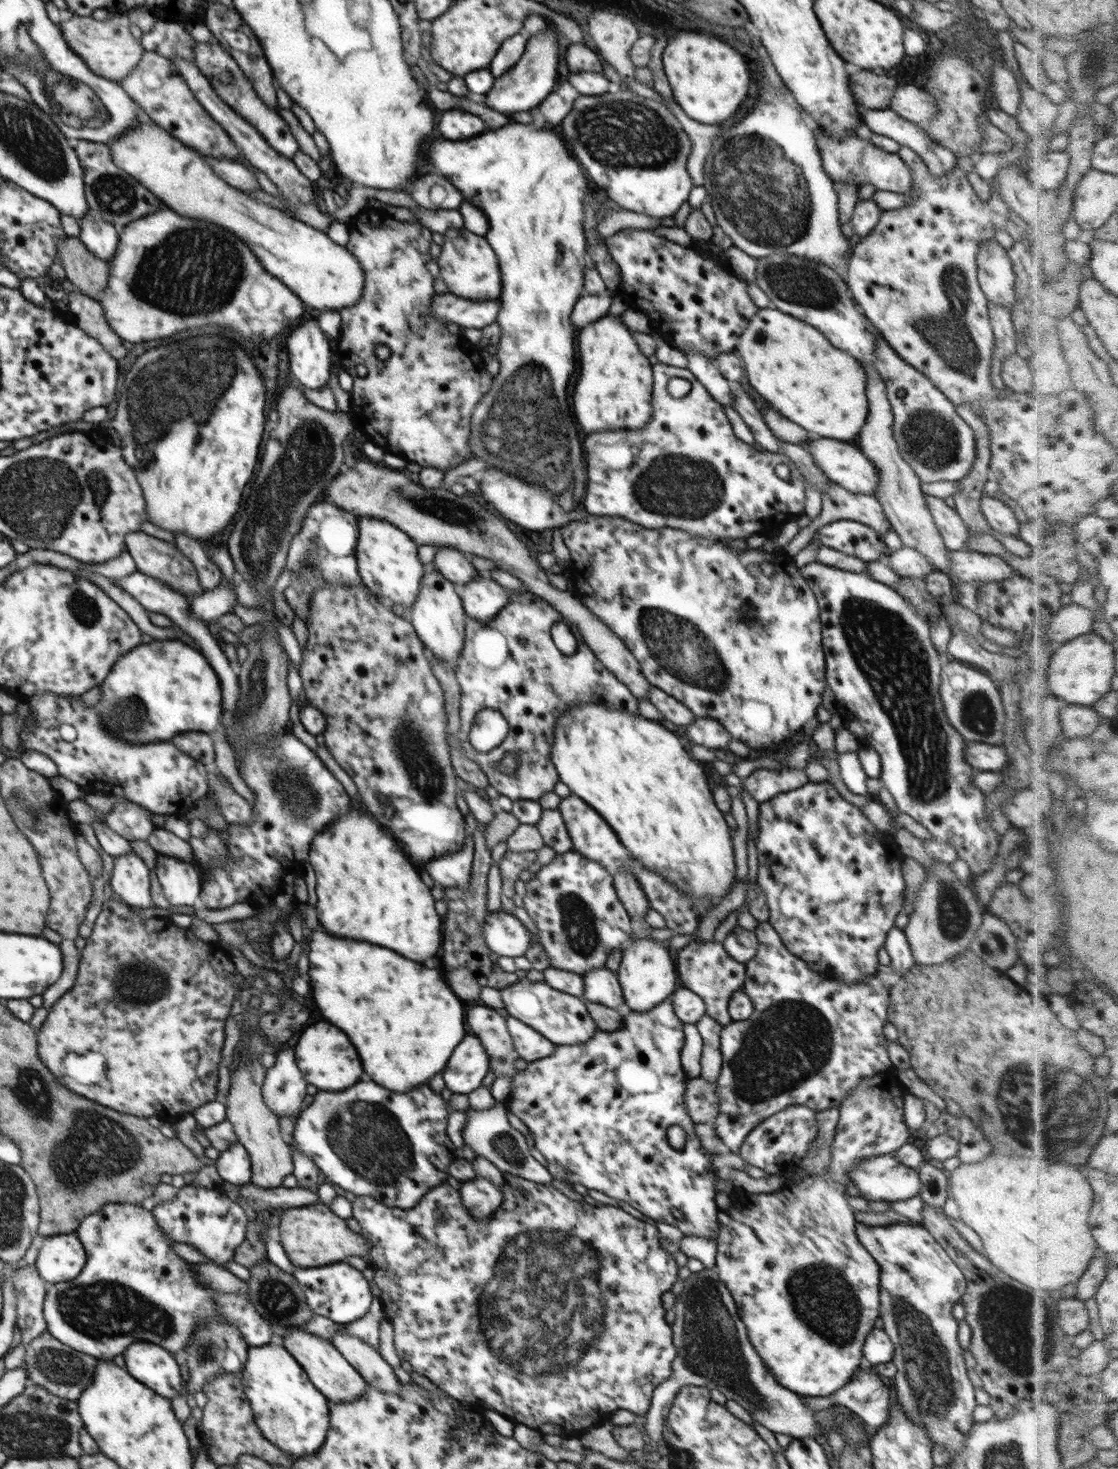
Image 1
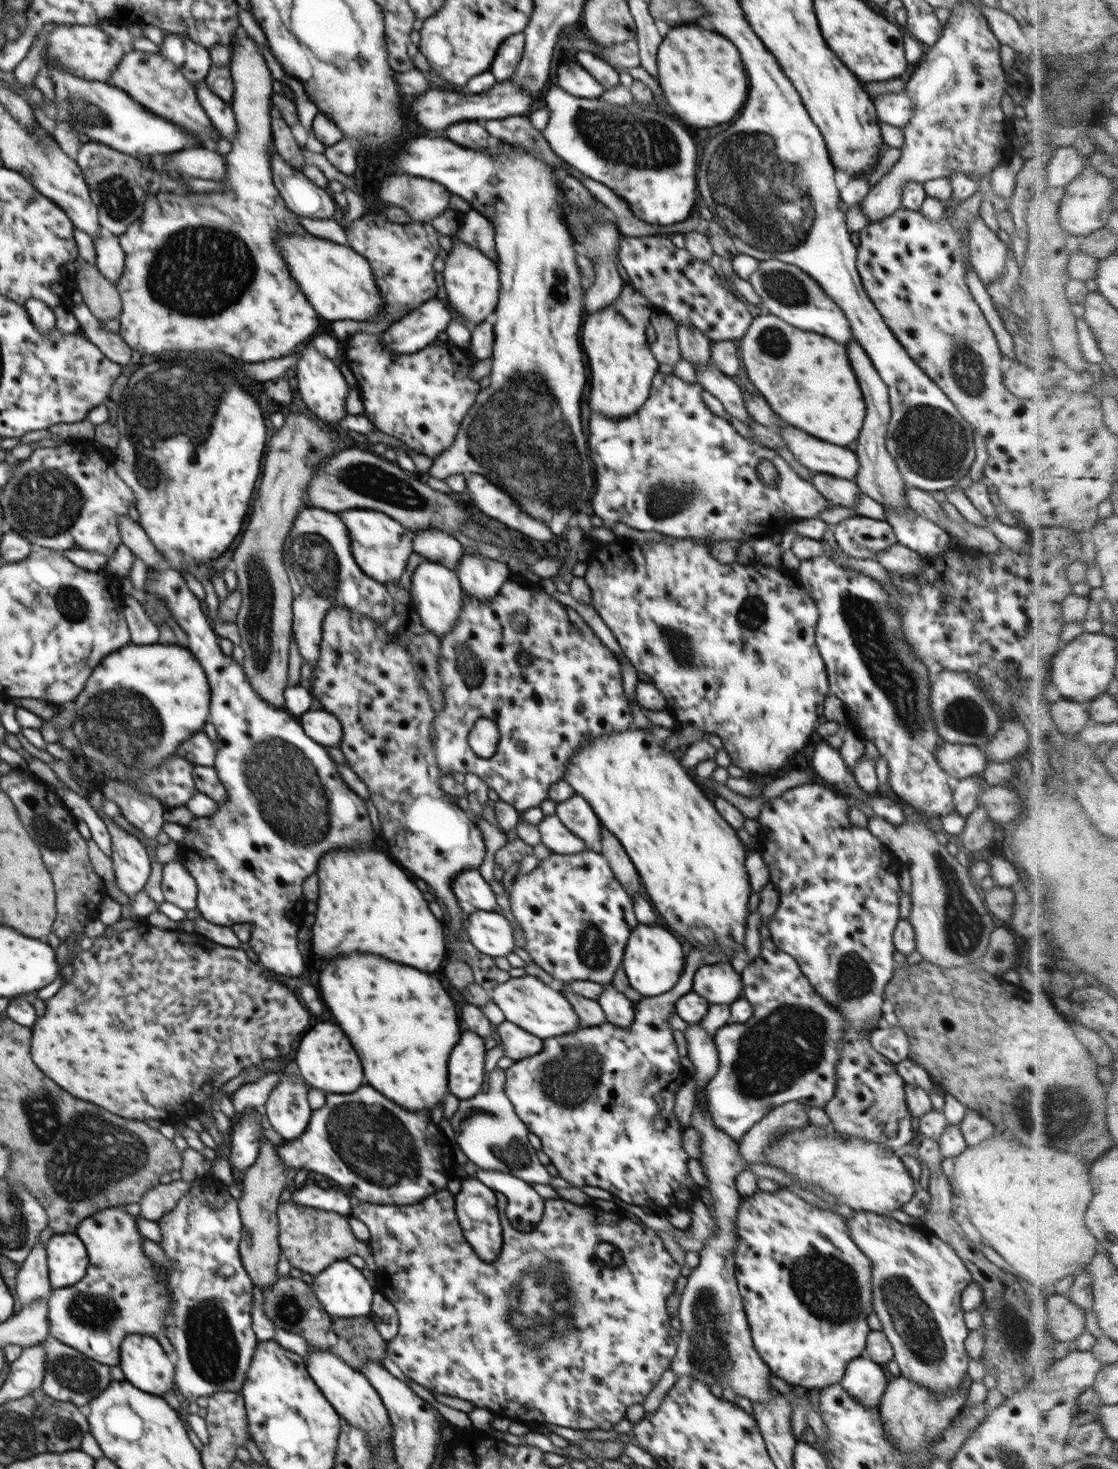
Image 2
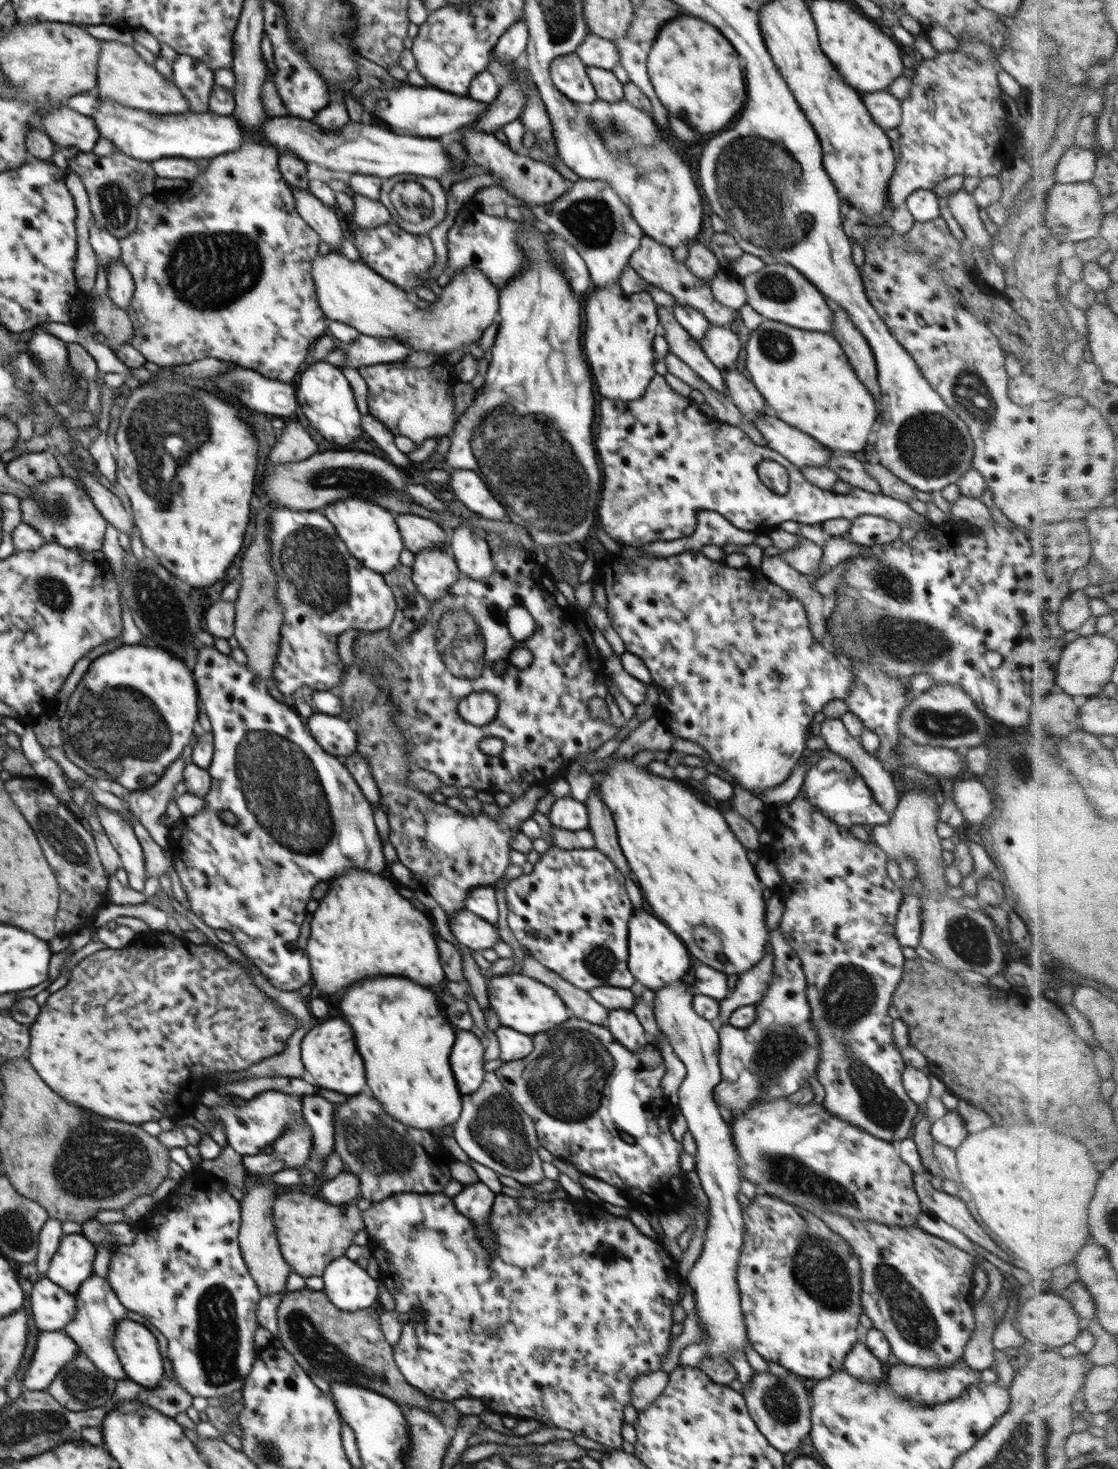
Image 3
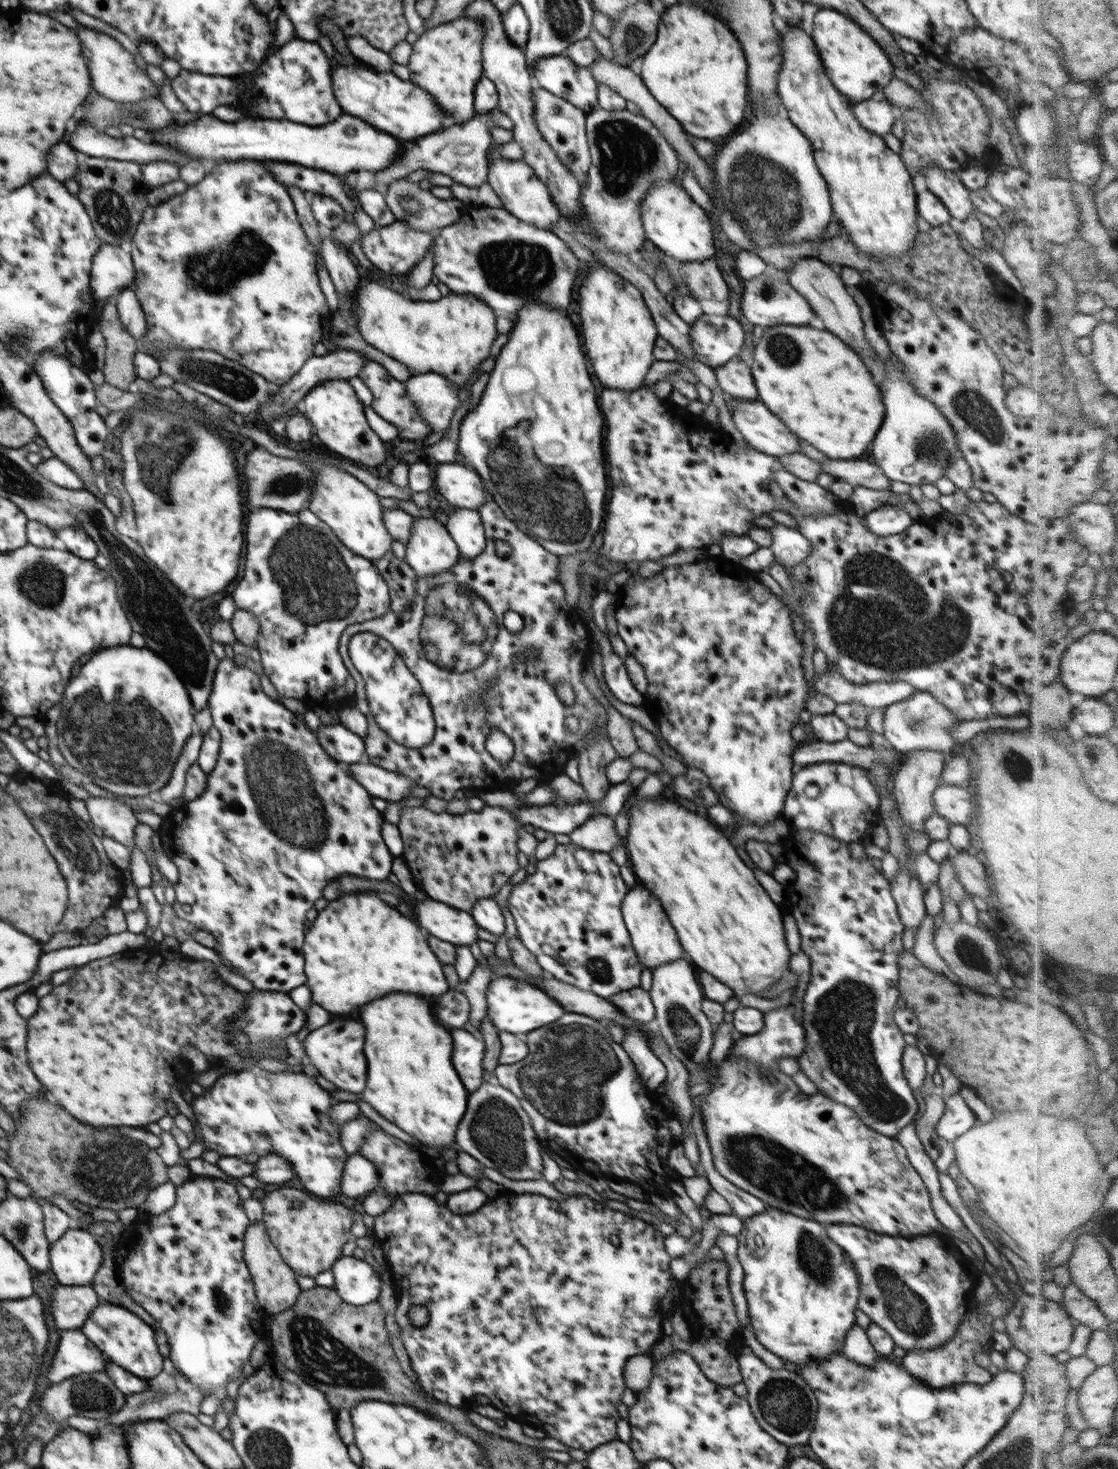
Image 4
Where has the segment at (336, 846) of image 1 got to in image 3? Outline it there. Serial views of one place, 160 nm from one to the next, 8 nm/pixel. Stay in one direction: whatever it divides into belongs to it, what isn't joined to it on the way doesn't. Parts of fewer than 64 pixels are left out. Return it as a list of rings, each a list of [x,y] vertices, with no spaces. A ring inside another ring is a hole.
[[[349,868],[327,882],[330,888],[312,913],[311,933],[305,950],[311,978],[320,992],[338,996],[350,984],[372,976],[406,976],[422,986],[440,984],[445,972],[436,946],[437,934],[463,955],[461,944],[450,932],[448,914],[424,889],[415,889],[414,894],[436,921],[435,927],[426,912],[416,909],[398,894],[394,888],[398,883],[391,876],[388,882],[388,873],[372,874],[369,870]]]

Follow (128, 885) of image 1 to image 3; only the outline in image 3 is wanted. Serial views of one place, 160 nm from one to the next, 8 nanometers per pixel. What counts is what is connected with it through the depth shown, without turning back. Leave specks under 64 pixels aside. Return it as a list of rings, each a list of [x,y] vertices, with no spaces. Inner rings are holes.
[[[98,805],[93,814],[97,815],[112,846],[118,851],[121,866],[127,872],[130,887],[136,892],[142,892],[146,880],[146,867],[143,848],[136,834],[132,832],[133,822],[125,814],[108,810],[102,805]]]

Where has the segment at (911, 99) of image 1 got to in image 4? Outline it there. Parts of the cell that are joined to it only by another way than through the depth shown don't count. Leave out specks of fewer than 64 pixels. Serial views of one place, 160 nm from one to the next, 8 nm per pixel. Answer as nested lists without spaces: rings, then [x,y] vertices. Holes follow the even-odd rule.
[[[882,95],[855,103],[851,110],[868,132],[884,137],[894,128],[892,106]]]

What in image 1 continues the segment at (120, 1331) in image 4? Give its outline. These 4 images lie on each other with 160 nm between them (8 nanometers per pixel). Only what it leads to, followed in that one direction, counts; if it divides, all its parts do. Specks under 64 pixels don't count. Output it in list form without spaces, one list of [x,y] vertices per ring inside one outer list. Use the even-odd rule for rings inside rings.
[[[133,1342],[123,1352],[120,1362],[138,1382],[164,1398],[173,1399],[183,1389],[180,1366],[169,1350],[156,1343]]]

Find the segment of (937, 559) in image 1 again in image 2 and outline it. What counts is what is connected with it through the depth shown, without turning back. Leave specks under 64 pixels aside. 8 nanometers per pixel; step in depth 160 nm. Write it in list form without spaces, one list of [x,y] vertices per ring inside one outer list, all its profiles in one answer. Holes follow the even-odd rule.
[[[856,340],[848,342],[847,346],[850,366],[854,368],[854,374],[858,376],[858,382],[860,382],[860,388],[864,392],[866,406],[868,406],[866,420],[864,420],[864,426],[860,430],[860,438],[857,438],[858,445],[855,453],[857,454],[860,468],[858,469],[855,482],[862,493],[884,506],[884,509],[889,513],[903,513],[910,509],[905,495],[905,488],[908,486],[897,469],[894,459],[890,456],[885,441],[887,424],[891,419],[888,387],[879,377],[878,371],[874,369],[864,347],[860,346],[860,343]]]

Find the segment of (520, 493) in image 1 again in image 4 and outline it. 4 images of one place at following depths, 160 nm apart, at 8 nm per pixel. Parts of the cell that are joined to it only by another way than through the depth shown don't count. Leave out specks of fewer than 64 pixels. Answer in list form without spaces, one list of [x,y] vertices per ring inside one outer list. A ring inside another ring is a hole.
[[[457,462],[439,464],[433,477],[437,491],[455,508],[478,510],[484,506],[483,480],[470,466]]]

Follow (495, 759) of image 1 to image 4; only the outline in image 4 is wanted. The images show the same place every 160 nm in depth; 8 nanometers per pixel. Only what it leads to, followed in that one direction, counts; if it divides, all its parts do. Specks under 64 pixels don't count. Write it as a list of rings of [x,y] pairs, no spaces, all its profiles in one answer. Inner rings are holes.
[[[485,488],[485,494],[486,500],[484,500],[484,506],[480,506],[477,510],[485,528],[486,546],[482,551],[482,554],[479,554],[473,559],[460,557],[454,568],[446,570],[441,574],[435,574],[434,576],[416,576],[414,579],[416,589],[414,600],[412,600],[410,604],[404,606],[404,609],[400,612],[389,610],[386,614],[383,614],[378,618],[351,624],[350,626],[347,626],[347,629],[341,634],[339,640],[341,660],[355,680],[354,699],[355,702],[358,703],[357,709],[359,712],[362,712],[362,715],[366,716],[366,719],[368,720],[368,734],[366,734],[363,739],[365,743],[365,761],[374,764],[375,766],[380,766],[380,768],[384,768],[384,770],[404,775],[408,777],[415,786],[426,788],[432,796],[442,798],[442,800],[446,801],[454,798],[454,795],[458,790],[464,791],[464,788],[481,788],[494,792],[501,789],[512,788],[513,786],[518,785],[522,780],[528,780],[529,778],[533,778],[538,784],[550,784],[554,777],[565,774],[565,766],[569,762],[570,755],[574,753],[576,743],[584,738],[588,732],[594,732],[594,730],[606,731],[606,724],[608,724],[608,715],[606,715],[604,707],[602,707],[602,704],[600,704],[594,695],[588,691],[586,685],[582,683],[580,669],[583,664],[590,659],[590,652],[592,652],[592,633],[588,628],[588,621],[584,621],[584,618],[578,616],[576,608],[568,605],[566,602],[566,598],[564,597],[564,586],[560,583],[558,577],[558,557],[555,554],[548,552],[543,546],[540,546],[539,542],[532,540],[524,531],[521,531],[516,526],[516,523],[503,513],[503,510],[495,502],[494,493],[491,493],[488,488]],[[496,540],[504,540],[504,542],[510,544],[512,547],[510,556],[498,556],[496,546],[494,545],[496,544]],[[508,610],[518,612],[521,616],[523,626],[522,630],[519,632],[511,632],[504,627],[502,623],[503,616]],[[358,633],[376,634],[376,636],[380,636],[388,641],[397,650],[397,653],[402,657],[402,660],[412,671],[412,674],[418,679],[423,693],[431,704],[435,720],[436,733],[434,733],[434,739],[432,739],[430,745],[418,749],[396,747],[389,742],[386,733],[378,727],[378,722],[376,722],[374,716],[370,713],[370,707],[368,707],[368,699],[366,699],[365,687],[361,674],[353,669],[349,655],[349,640],[351,639],[351,636]],[[525,648],[534,648],[534,650],[537,650],[538,657],[536,657],[536,659],[523,661],[518,655]],[[558,682],[570,682],[572,685],[576,696],[576,703],[572,706],[566,706],[566,704],[562,703],[560,698],[558,698],[558,694],[556,693],[556,684],[558,684]],[[494,730],[498,730],[508,736],[515,746],[515,753],[513,754],[512,759],[510,759],[510,763],[506,764],[506,766],[497,765],[493,756],[486,750],[486,740]]]

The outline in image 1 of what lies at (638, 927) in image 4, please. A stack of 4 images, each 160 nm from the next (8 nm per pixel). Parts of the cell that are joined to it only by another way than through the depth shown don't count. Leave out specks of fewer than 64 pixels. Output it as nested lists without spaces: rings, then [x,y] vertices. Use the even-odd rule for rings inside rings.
[[[652,937],[630,940],[625,945],[616,976],[625,998],[626,1010],[646,1012],[666,1000],[678,988],[679,978],[673,952],[667,949],[664,942]]]

